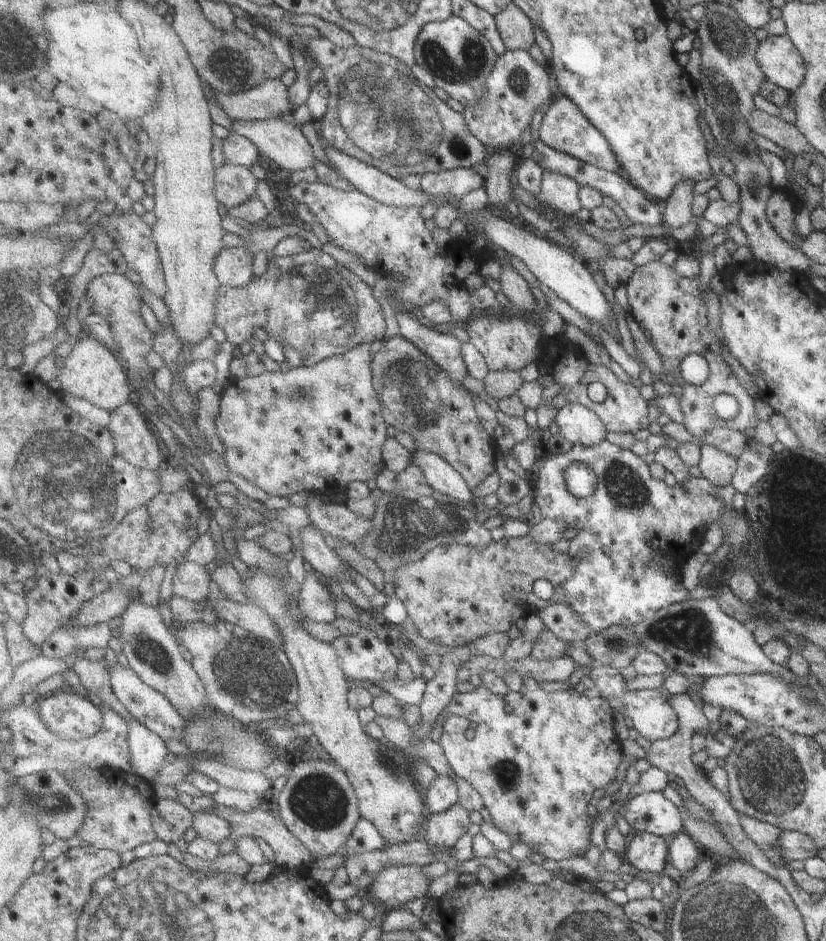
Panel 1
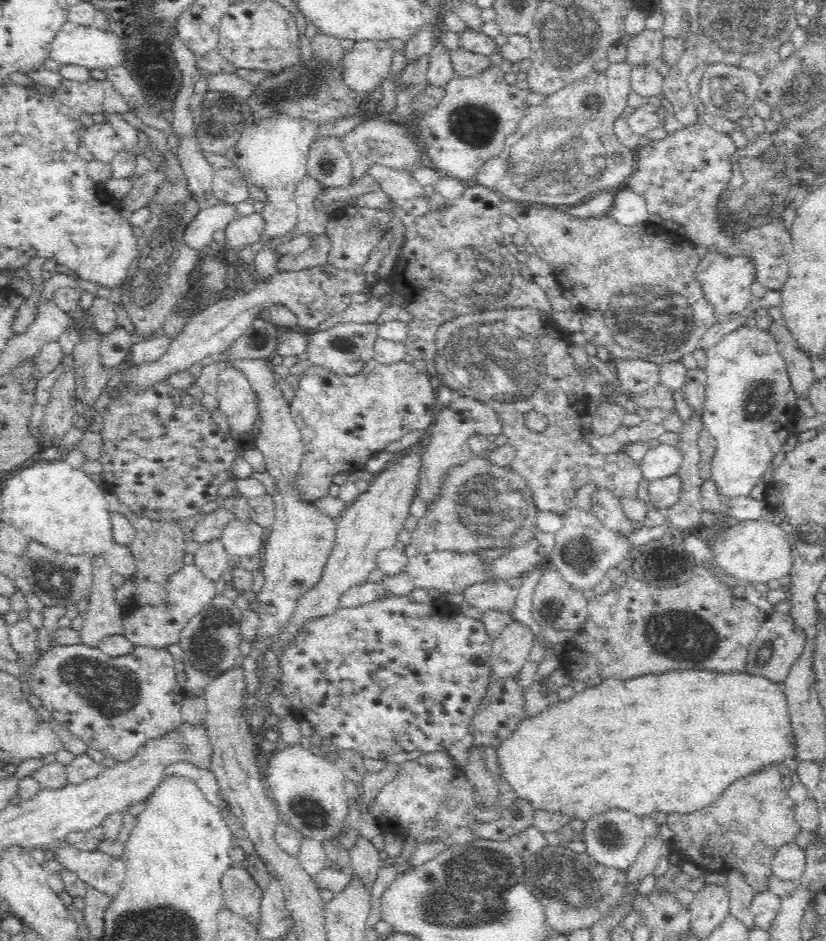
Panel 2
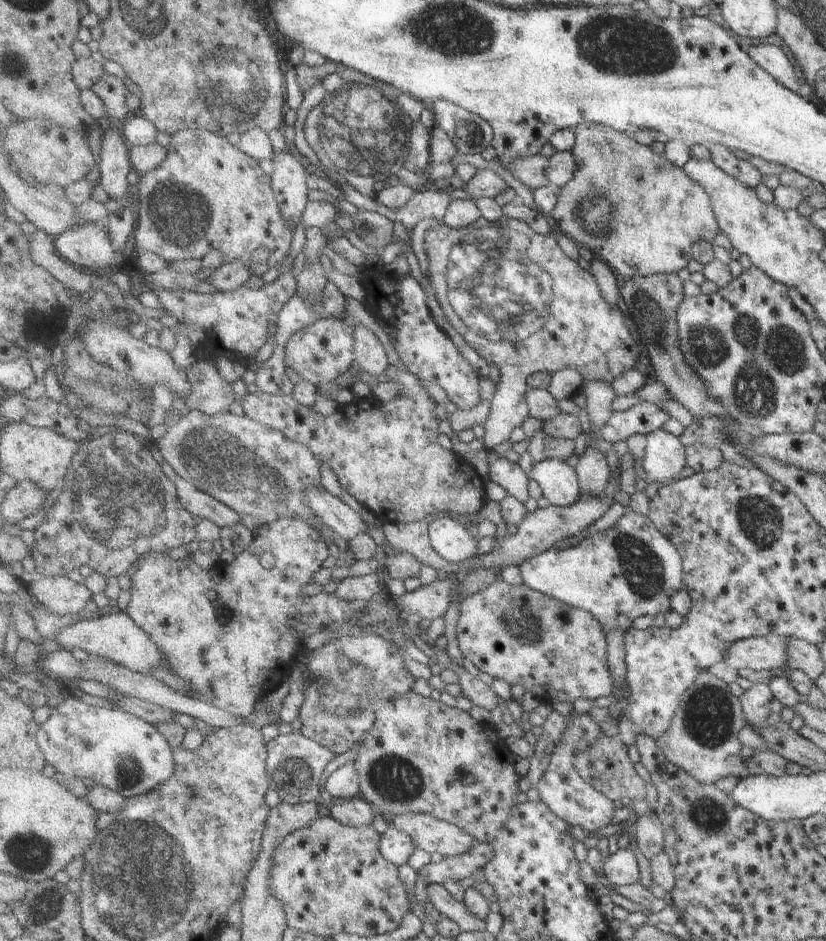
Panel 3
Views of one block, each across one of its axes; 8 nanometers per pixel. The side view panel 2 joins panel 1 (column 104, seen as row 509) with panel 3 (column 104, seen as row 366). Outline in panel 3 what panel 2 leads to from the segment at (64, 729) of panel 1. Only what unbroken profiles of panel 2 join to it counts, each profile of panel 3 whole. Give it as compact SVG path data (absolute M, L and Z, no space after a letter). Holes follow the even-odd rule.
M67 696L52 710L51 717L41 726L39 743L50 764L68 778L92 778L98 785L110 787L126 798L147 795L174 778L177 770L176 748L155 724L114 707L93 706L79 698Z

